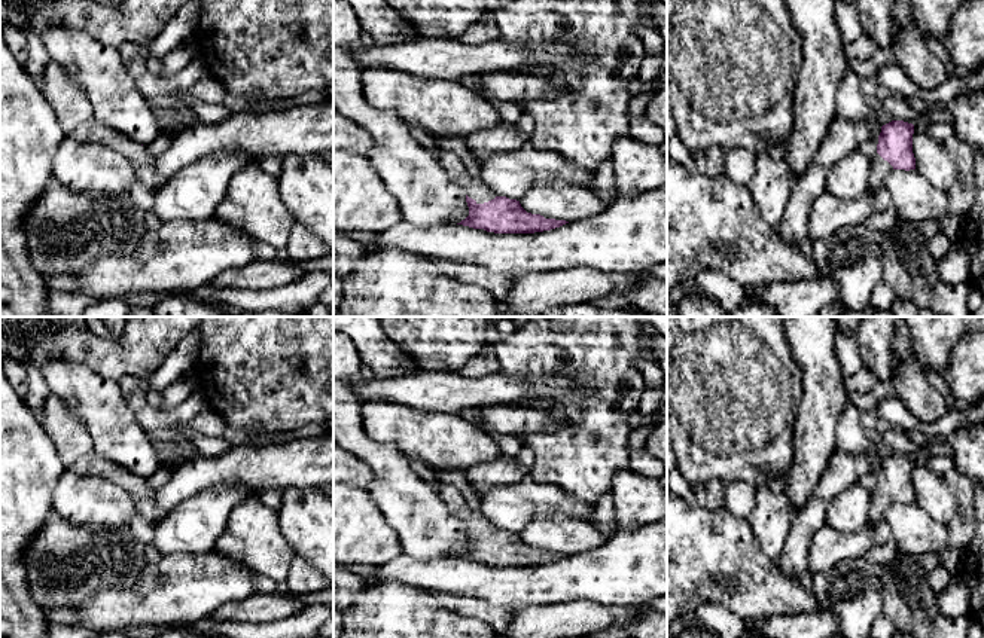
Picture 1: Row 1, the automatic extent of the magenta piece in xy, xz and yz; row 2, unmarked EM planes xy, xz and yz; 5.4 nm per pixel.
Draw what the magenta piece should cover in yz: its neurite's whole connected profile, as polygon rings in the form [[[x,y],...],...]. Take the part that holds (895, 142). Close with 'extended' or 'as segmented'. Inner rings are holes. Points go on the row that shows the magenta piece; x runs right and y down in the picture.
[[[892,120],[881,126],[877,153],[871,156],[869,190],[884,187],[893,170],[916,170],[913,134],[914,125],[904,120]]] | extended

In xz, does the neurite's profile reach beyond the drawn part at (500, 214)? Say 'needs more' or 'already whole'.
needs more

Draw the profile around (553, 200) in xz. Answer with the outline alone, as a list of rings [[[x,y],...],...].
[[[564,181],[534,184],[520,204],[527,213],[566,222],[591,219],[606,208],[592,189]]]

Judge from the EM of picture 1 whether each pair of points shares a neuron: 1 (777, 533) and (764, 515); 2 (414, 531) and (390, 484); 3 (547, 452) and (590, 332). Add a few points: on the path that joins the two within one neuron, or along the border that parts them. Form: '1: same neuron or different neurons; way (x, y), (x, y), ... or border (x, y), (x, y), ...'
1: same neuron; way (773, 528), (767, 519)
2: same neuron; way (414, 519), (414, 510), (402, 495)
3: same neuron; way (576, 423), (590, 409), (590, 362)

